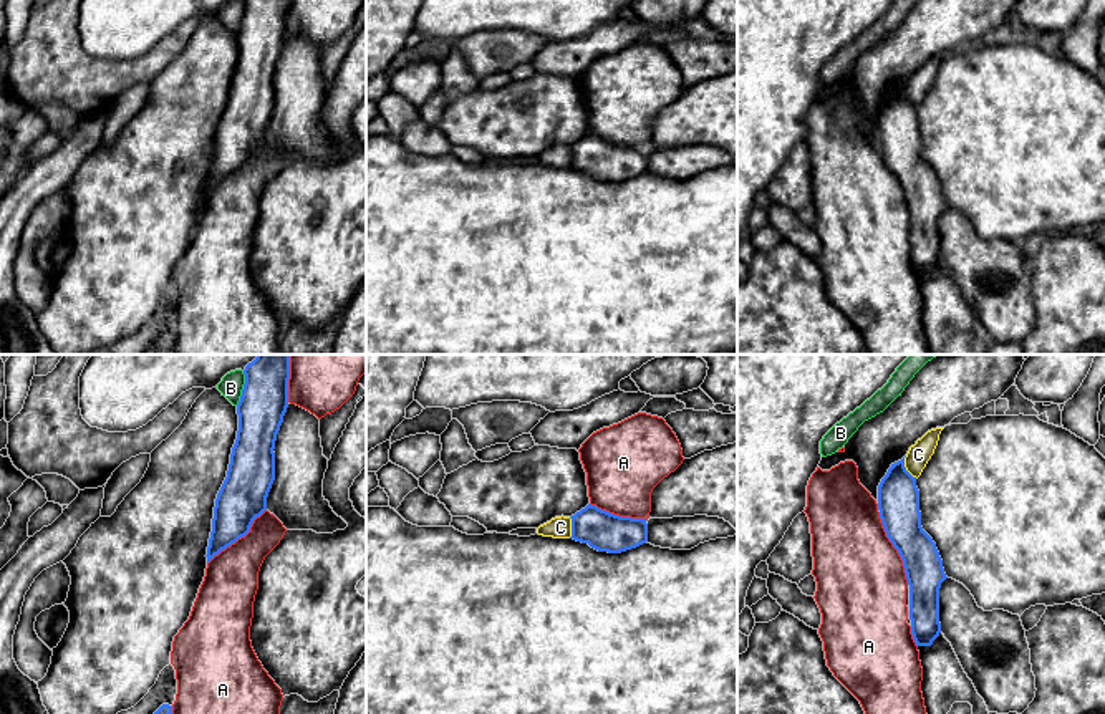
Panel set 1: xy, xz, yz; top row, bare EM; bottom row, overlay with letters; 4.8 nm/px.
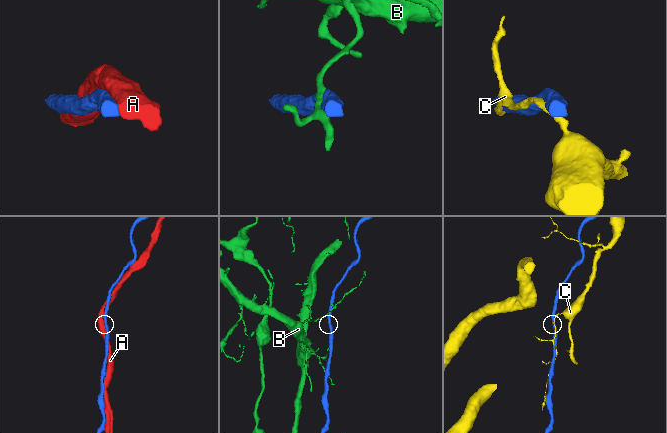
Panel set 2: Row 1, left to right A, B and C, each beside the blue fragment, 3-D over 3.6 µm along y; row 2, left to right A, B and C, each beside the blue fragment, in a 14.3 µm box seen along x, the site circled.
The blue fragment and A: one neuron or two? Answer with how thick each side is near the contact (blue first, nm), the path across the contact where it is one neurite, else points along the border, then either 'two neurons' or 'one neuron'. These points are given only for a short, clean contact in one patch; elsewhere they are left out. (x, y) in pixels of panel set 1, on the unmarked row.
calibres 200 and 440 nm; one neuron

